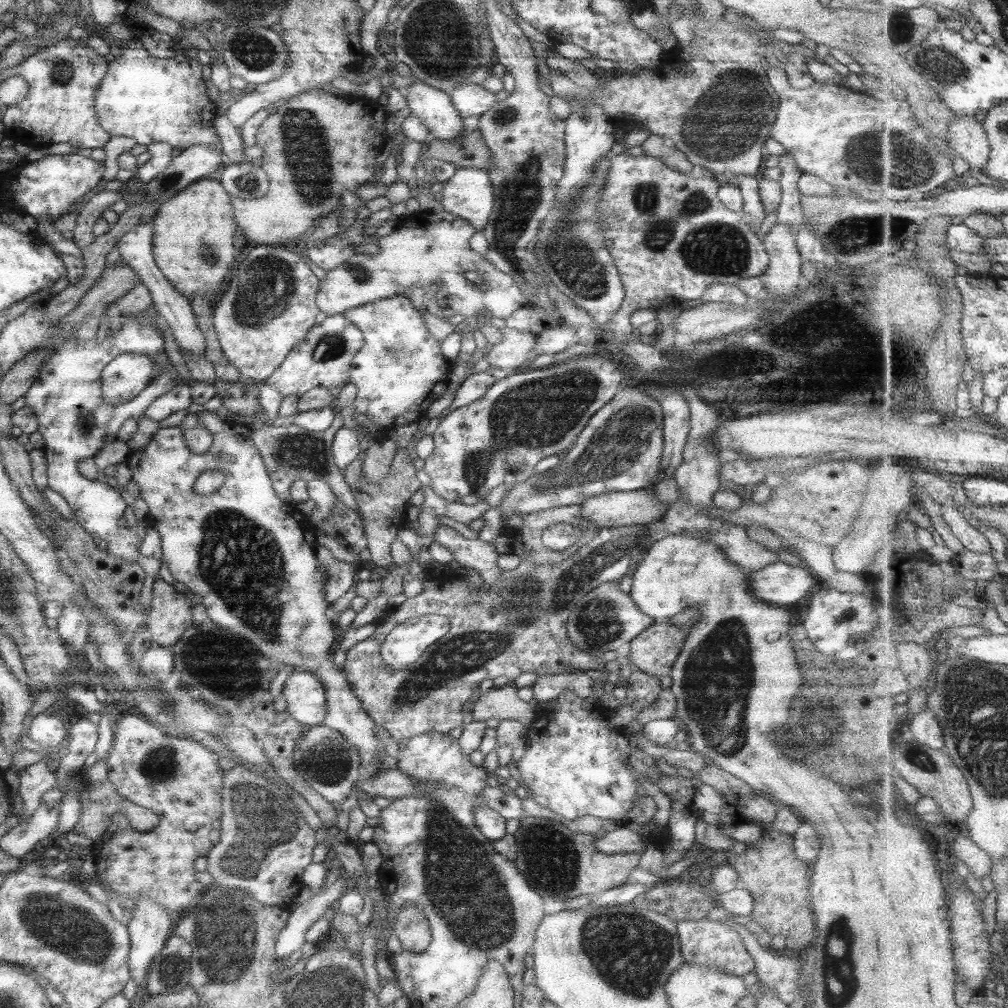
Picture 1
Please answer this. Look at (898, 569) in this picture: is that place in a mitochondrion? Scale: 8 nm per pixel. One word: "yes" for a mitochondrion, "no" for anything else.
no

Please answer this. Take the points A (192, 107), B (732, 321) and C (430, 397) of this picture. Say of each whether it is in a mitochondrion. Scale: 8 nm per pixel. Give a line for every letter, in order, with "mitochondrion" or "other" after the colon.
A: other
B: other
C: other

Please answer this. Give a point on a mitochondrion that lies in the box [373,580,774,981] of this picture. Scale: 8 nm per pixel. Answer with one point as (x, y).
(459, 875)

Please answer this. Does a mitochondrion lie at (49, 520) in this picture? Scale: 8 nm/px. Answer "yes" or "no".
no

